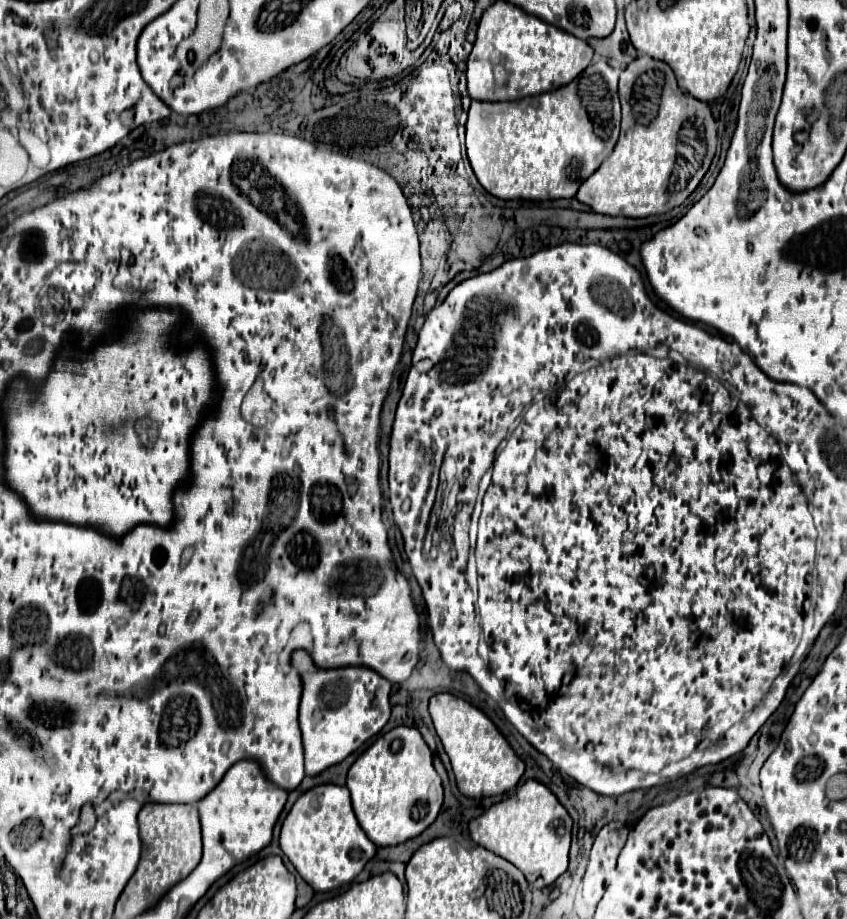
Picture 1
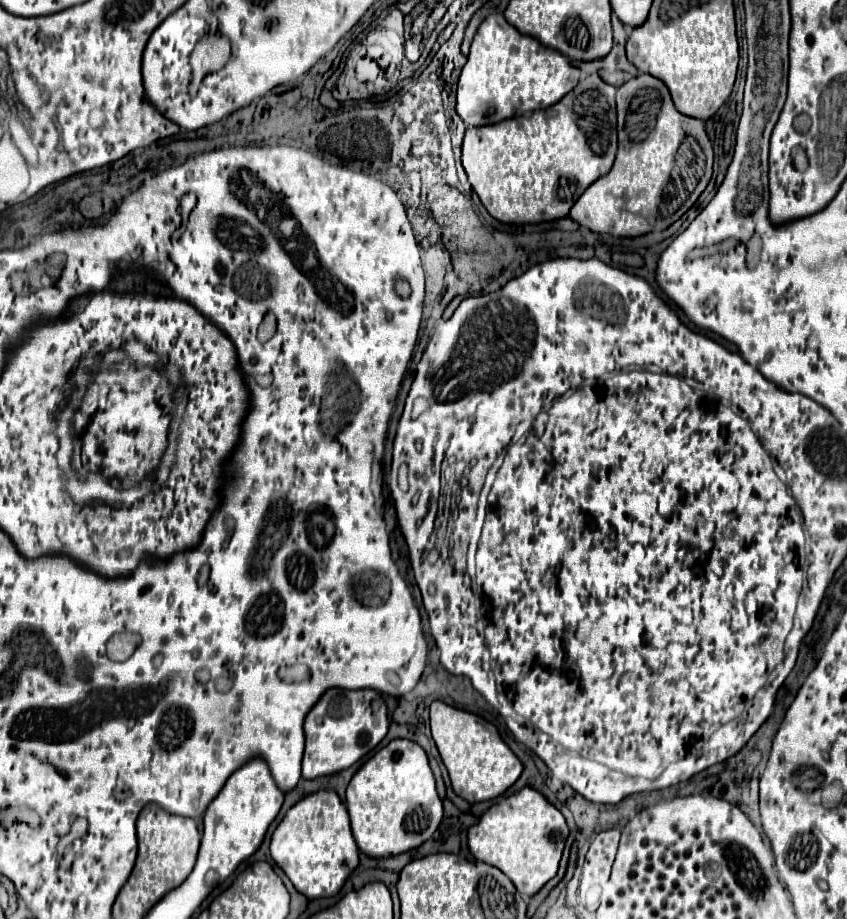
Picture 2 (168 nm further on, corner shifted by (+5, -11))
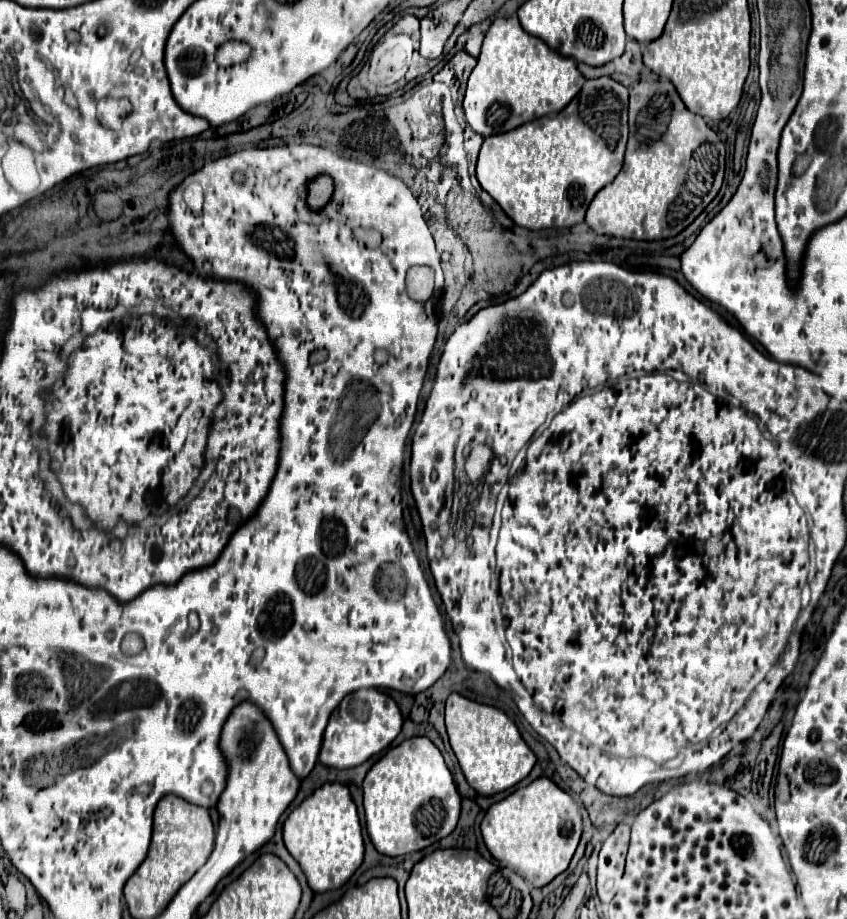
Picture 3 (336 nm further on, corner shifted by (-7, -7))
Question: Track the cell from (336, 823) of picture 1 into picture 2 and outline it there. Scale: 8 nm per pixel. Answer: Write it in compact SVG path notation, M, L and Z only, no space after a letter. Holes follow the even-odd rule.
M320 790L296 802L274 830L270 854L294 888L310 900L338 894L350 872L358 866L358 846L350 832L348 810L338 794L334 790Z

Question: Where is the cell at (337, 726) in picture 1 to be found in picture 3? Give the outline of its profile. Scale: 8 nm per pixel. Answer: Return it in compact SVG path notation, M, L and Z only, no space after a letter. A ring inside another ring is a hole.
M356 690L338 704L332 712L328 726L324 730L322 750L318 760L330 768L354 768L366 762L370 756L382 752L400 734L402 714L396 702L380 690Z

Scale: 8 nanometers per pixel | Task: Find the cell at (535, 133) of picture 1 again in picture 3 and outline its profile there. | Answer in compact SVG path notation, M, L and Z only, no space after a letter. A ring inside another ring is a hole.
M574 98L558 114L536 118L510 132L484 138L476 176L480 186L518 226L544 230L568 228L582 222L594 194L610 184L620 168L606 142L580 118L578 98Z

